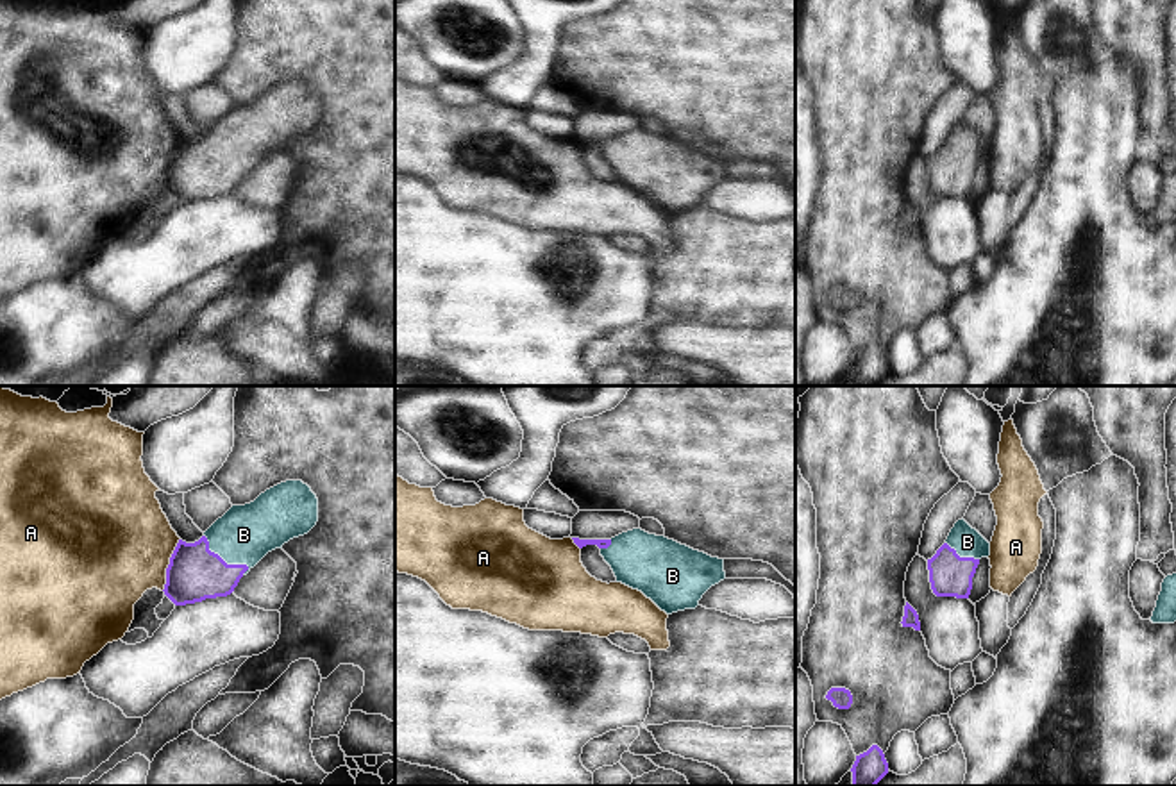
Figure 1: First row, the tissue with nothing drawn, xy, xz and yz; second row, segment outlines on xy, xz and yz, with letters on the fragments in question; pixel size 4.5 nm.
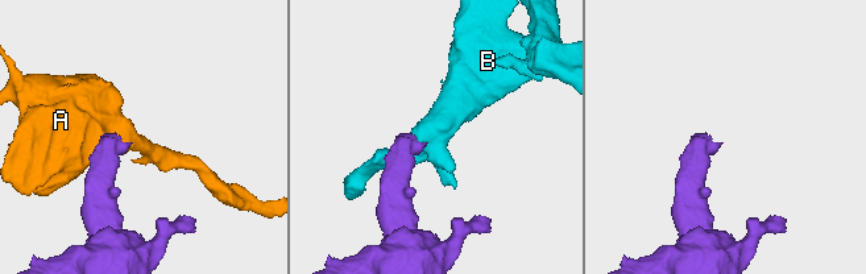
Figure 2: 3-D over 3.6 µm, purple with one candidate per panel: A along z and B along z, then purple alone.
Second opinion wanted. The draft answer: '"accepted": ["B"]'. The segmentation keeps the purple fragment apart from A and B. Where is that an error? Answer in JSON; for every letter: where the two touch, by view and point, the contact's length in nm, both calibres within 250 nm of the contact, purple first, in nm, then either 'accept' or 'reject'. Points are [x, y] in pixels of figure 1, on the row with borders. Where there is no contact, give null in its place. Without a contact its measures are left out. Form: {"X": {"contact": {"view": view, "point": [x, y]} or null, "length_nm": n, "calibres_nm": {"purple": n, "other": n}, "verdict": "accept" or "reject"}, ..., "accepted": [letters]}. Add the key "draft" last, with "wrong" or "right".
{"A": {"contact": {"view": "xy", "point": [168, 565]}, "length_nm": 260, "calibres_nm": {"purple": 240, "other": 480}, "verdict": "reject"}, "B": {"contact": {"view": "xy", "point": [220, 558]}, "length_nm": 260, "calibres_nm": {"purple": 240, "other": 260}, "verdict": "accept"}, "accepted": ["B"], "draft": "right"}

